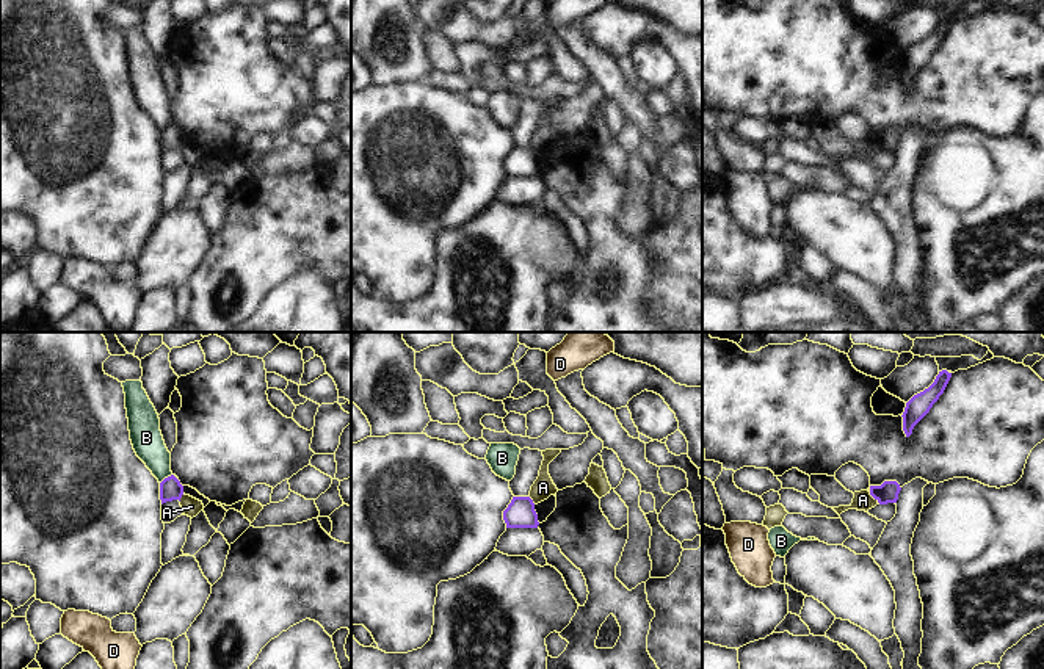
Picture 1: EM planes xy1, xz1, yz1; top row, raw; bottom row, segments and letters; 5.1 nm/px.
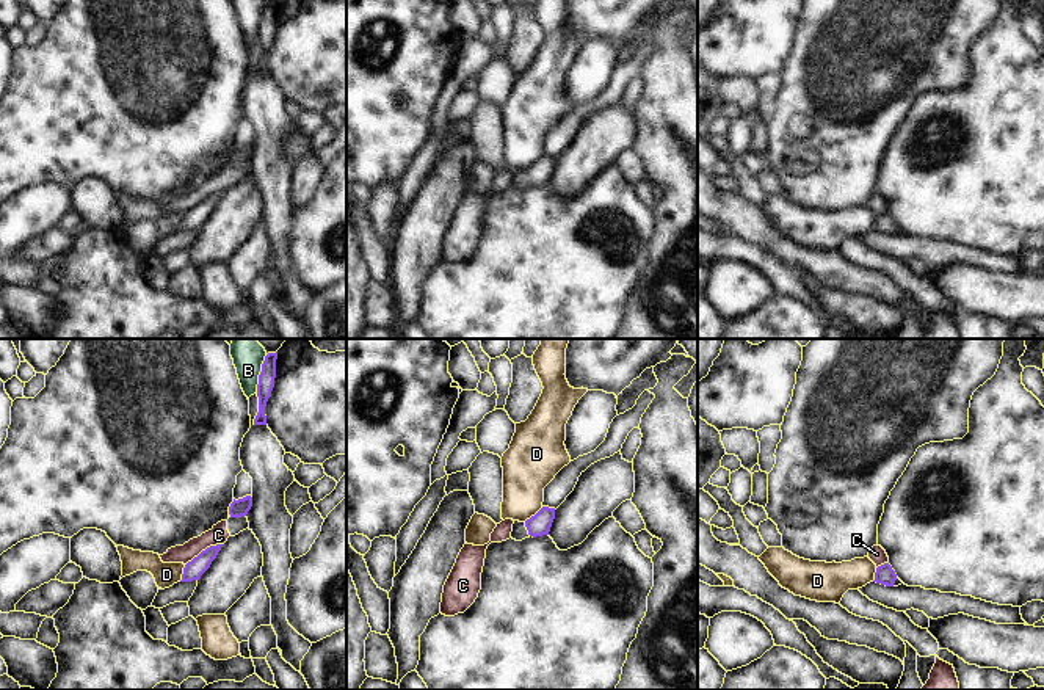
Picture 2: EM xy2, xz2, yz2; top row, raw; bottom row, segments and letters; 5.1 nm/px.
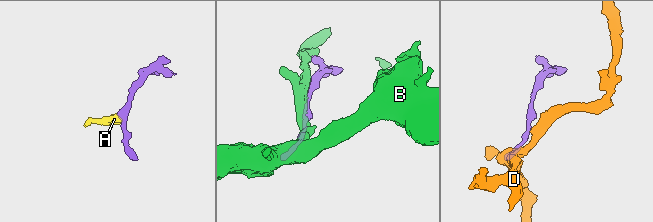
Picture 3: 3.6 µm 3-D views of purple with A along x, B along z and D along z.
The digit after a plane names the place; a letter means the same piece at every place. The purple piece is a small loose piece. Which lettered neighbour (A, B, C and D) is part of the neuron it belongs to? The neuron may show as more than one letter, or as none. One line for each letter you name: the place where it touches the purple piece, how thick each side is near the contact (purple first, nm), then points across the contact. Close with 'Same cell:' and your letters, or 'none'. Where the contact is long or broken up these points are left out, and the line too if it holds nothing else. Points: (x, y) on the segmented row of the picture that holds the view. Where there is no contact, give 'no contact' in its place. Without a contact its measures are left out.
Same cell: none

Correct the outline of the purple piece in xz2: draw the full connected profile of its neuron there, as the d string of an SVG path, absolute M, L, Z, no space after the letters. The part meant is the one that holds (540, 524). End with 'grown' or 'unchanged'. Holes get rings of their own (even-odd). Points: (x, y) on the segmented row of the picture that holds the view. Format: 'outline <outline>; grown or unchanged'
outline M542 507L535 516L525 522L514 521L511 538L522 541L525 538L536 538L549 535L552 522L555 519L555 508Z; grown

